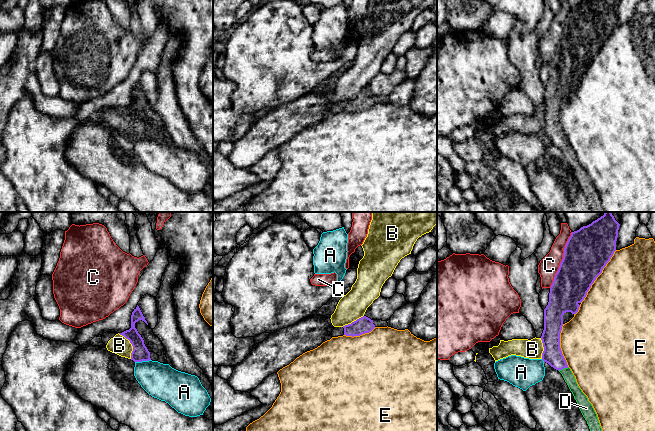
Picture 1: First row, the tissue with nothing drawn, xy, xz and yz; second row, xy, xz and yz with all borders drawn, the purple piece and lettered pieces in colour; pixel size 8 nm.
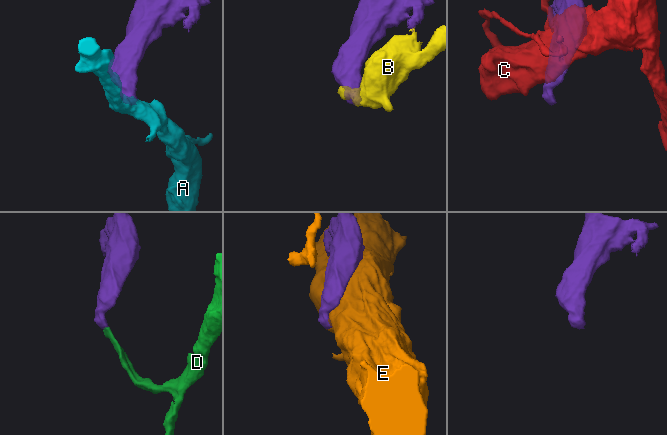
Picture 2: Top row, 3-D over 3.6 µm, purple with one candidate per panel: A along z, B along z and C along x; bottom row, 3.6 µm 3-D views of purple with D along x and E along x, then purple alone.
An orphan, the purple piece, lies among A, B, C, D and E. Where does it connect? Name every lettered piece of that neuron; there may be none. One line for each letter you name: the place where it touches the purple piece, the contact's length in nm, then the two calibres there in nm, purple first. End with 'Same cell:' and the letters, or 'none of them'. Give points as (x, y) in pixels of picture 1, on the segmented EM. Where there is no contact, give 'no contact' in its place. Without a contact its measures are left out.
D: meets purple in yz at (563, 368); contact 90 nm long; 160 nm thick on the purple side, 90 nm on the other
Same cell: D

